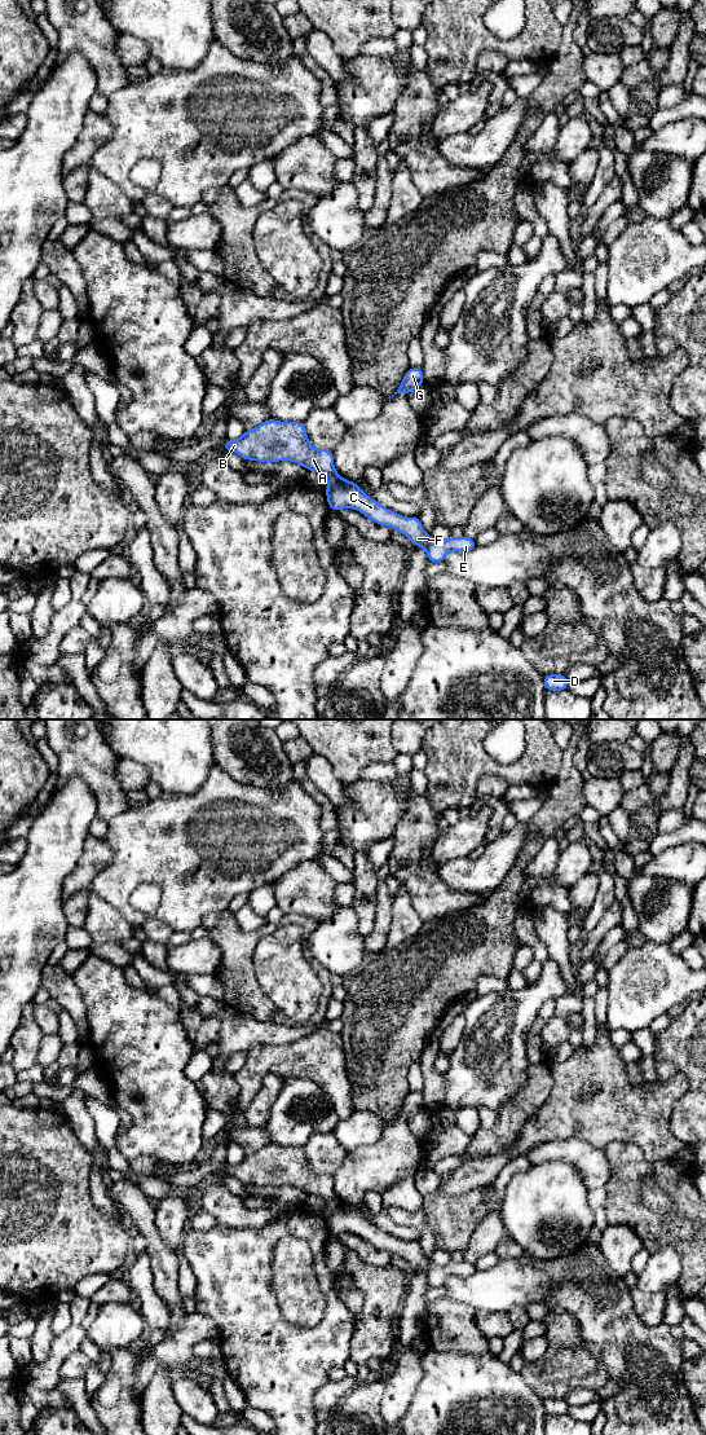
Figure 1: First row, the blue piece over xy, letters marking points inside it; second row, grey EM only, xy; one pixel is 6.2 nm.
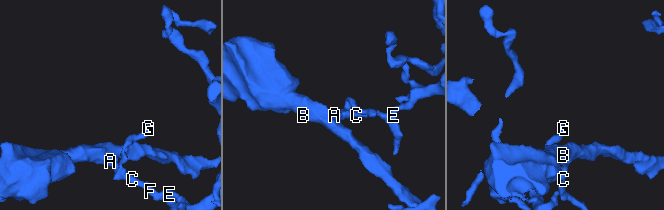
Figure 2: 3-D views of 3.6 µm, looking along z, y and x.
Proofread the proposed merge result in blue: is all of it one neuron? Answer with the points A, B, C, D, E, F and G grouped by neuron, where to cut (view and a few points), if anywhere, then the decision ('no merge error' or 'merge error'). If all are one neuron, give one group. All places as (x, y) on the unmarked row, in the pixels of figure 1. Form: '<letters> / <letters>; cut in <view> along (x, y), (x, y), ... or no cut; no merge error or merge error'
A B / C D E F G; cut in xy along (340, 1202), (327, 1216); merge error

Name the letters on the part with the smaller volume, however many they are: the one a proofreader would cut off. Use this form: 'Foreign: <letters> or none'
Foreign: A, B

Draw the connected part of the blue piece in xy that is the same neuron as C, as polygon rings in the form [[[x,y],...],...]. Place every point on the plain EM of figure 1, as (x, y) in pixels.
[[[343,1202],[332,1215],[326,1218],[326,1224],[331,1236],[354,1233],[378,1250],[387,1250],[405,1259],[415,1272],[423,1272],[427,1276],[429,1287],[442,1287],[450,1276],[469,1277],[477,1271],[476,1264],[465,1260],[451,1262],[446,1265],[434,1264],[424,1256],[419,1241],[405,1242],[387,1233],[366,1219],[354,1206]]]

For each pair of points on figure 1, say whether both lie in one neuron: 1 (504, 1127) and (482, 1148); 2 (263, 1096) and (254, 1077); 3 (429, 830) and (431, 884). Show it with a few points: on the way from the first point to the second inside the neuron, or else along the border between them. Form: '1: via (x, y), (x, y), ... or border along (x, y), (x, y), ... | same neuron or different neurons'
1: via (499, 1132), (488, 1143) | same neuron
2: border along (283, 1078), (267, 1074), (261, 1087), (242, 1112) | different neurons
3: via (417, 843), (415, 868), (418, 871) | same neuron

